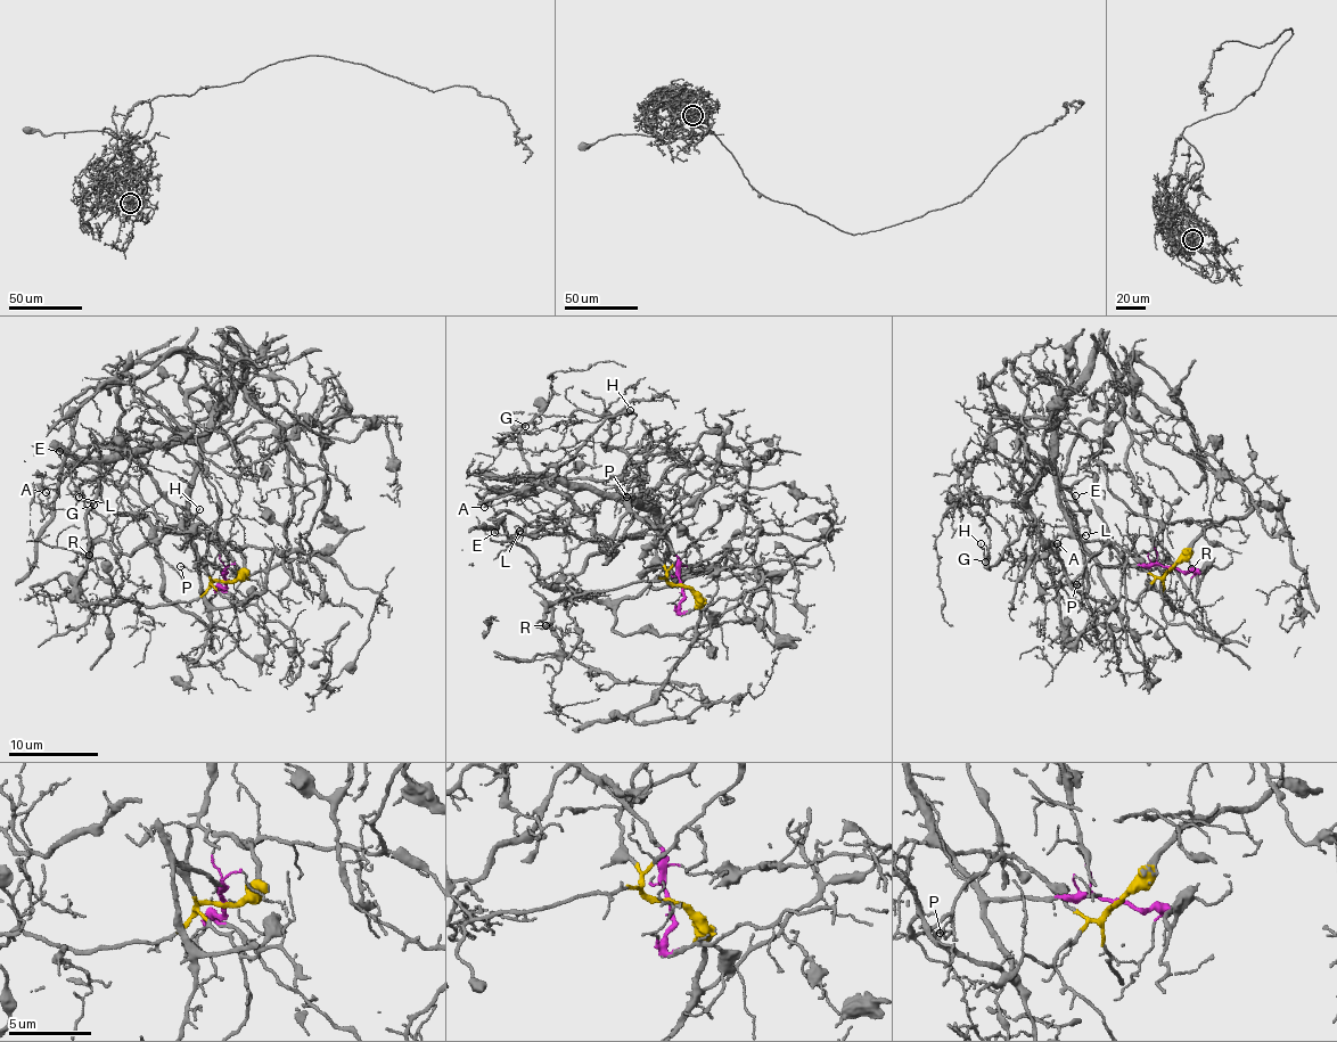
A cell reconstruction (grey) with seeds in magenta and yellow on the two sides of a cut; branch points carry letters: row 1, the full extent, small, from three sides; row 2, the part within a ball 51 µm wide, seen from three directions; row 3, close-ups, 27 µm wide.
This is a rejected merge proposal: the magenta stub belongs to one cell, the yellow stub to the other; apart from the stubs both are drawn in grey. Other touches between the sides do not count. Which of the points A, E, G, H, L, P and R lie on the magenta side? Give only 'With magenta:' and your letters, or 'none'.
With magenta: A, E, G, H, L, R

